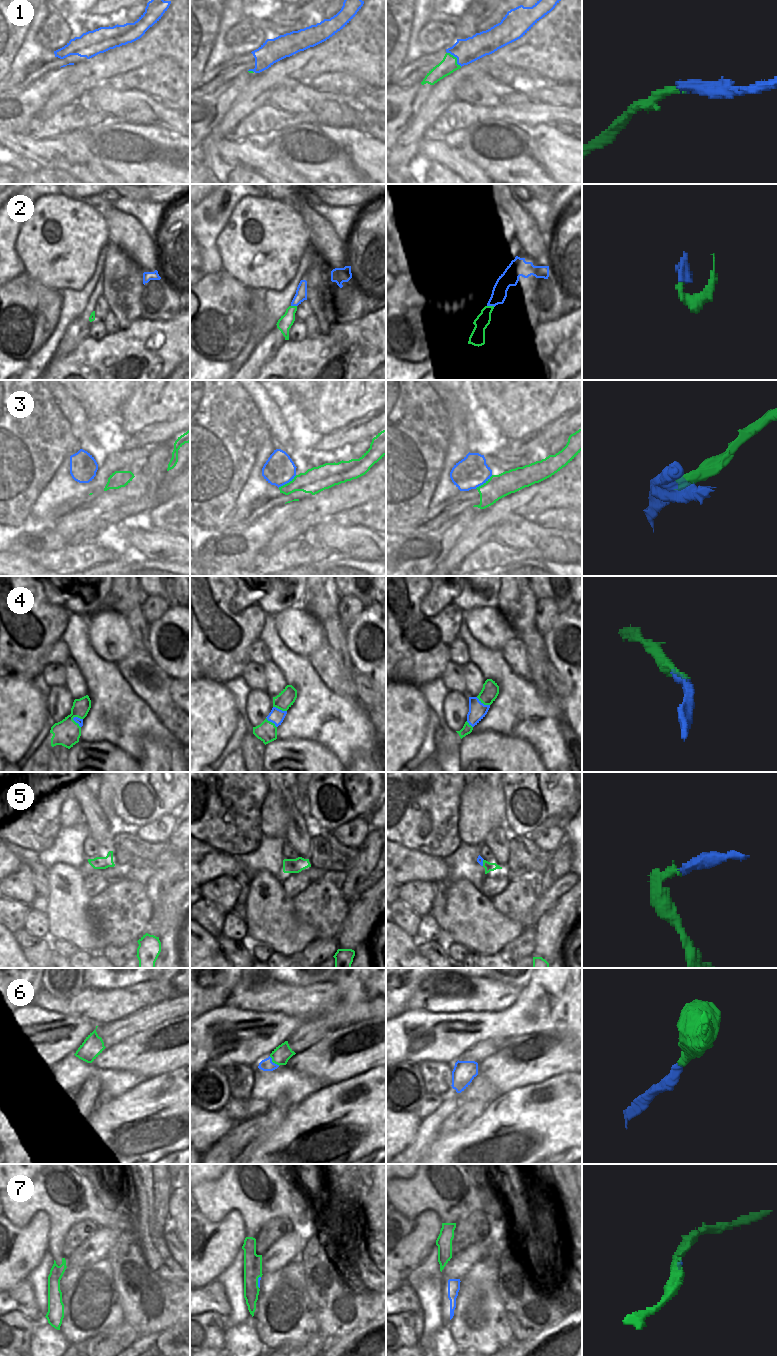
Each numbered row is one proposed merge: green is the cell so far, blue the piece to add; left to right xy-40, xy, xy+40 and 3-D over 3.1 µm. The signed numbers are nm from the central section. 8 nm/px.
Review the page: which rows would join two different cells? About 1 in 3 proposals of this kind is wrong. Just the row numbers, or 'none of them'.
2, 3, 7

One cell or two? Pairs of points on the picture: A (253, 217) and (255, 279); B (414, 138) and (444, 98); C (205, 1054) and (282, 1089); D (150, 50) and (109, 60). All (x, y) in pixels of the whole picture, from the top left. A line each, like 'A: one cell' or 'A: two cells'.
A: one cell
B: one cell
C: two cells
D: one cell

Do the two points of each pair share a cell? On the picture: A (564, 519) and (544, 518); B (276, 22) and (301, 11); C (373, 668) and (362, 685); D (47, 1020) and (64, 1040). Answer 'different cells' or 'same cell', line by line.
A: same cell
B: same cell
C: different cells
D: same cell

